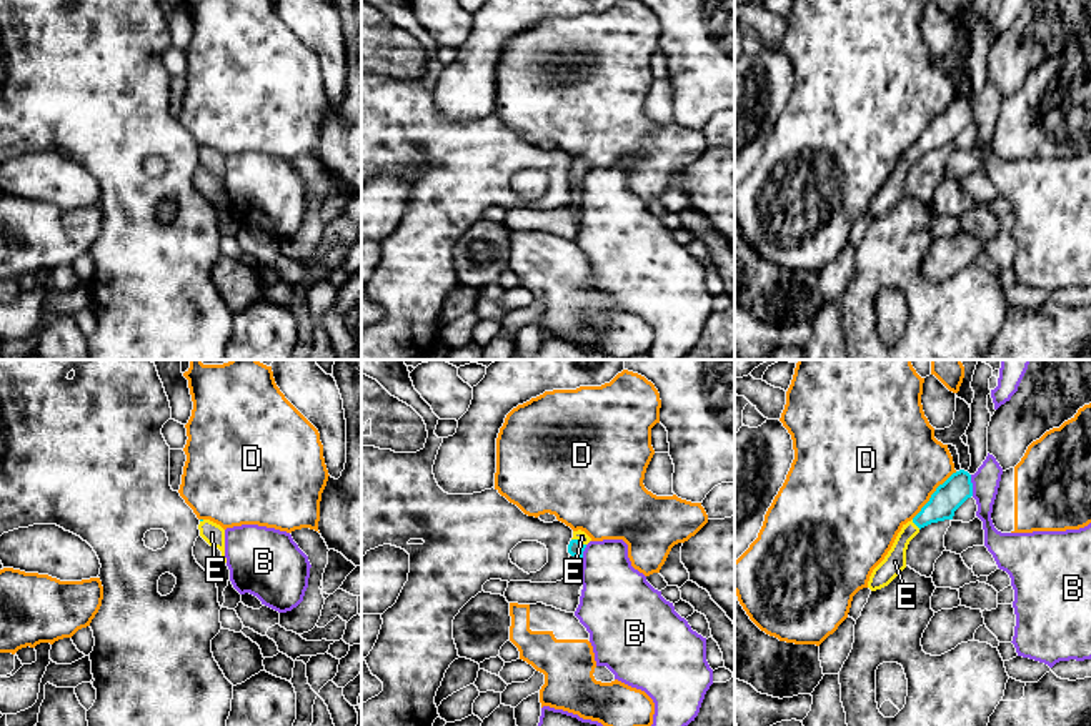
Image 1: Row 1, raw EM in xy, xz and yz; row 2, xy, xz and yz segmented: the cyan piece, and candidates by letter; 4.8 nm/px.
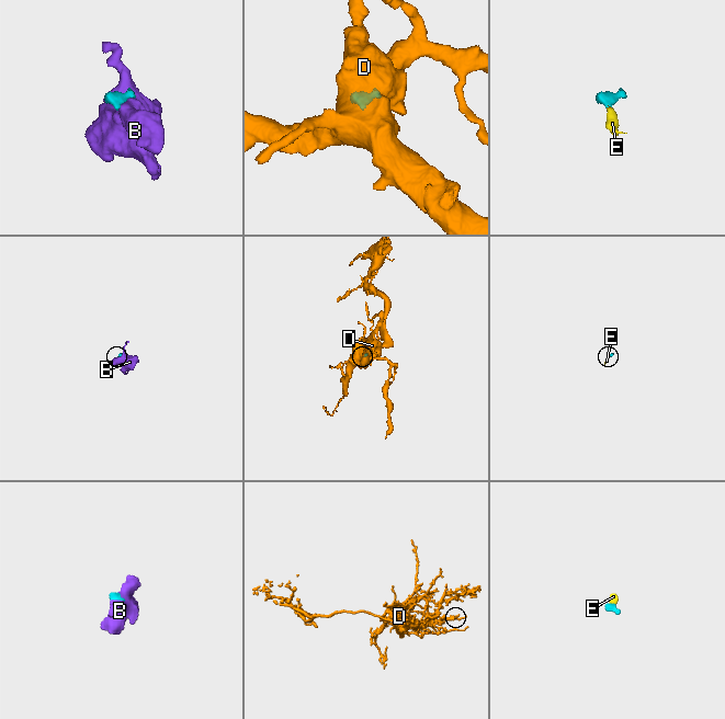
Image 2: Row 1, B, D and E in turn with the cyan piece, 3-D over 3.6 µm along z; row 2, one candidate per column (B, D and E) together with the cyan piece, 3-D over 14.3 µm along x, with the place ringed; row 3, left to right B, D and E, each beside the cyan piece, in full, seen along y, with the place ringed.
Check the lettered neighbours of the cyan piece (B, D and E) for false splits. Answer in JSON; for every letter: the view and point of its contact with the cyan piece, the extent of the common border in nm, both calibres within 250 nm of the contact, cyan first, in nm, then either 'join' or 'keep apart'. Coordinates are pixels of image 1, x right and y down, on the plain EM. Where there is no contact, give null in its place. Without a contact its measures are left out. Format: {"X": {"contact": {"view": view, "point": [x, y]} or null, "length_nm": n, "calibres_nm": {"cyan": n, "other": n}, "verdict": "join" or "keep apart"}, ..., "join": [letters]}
{"B": {"contact": {"view": "yz", "point": [971, 112]}, "length_nm": 110, "calibres_nm": {"cyan": 140, "other": 130}, "verdict": "keep apart"}, "D": {"contact": {"view": "yz", "point": [933, 120]}, "length_nm": 320, "calibres_nm": {"cyan": 140, "other": 500}, "verdict": "keep apart"}, "E": {"contact": {"view": "xz", "point": [577, 167]}, "length_nm": 80, "calibres_nm": {"cyan": 80, "other": 60}, "verdict": "join"}, "join": ["E"]}

